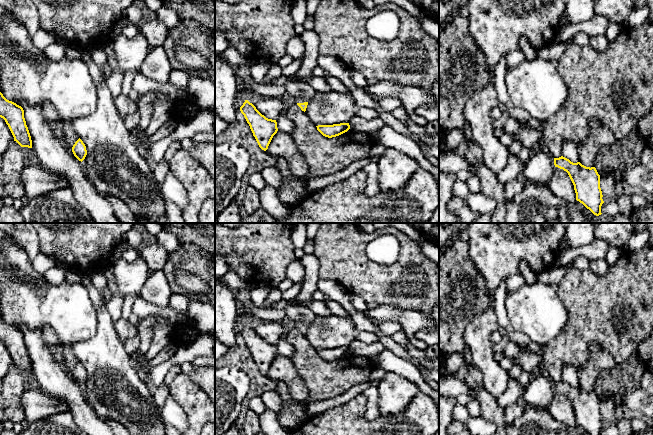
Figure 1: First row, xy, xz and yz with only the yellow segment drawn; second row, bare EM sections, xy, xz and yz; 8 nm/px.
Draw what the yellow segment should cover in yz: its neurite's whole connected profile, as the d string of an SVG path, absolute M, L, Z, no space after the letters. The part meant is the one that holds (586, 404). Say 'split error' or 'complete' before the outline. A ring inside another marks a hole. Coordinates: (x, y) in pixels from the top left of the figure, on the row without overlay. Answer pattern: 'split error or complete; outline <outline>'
complete; outline M563 380L554 382L554 389L568 397L574 409L577 425L590 435L601 435L604 425L600 412L600 399L595 391L586 391L580 386L573 387Z

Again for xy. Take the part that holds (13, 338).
complete; outline M0 316L0 341L8 349L14 365L21 371L32 372L32 364L24 342L24 334L16 327L7 324Z

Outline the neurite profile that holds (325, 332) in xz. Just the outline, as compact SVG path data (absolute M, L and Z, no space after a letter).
M331 315L316 316L308 326L305 336L318 350L349 347L358 334L352 318Z

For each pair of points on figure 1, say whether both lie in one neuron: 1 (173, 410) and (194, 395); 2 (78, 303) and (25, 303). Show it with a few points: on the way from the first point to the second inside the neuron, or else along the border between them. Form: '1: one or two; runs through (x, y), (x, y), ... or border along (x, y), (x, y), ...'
1: two; border along (170, 395), (183, 410), (187, 424)
2: one; runs through (65, 303), (38, 303)

